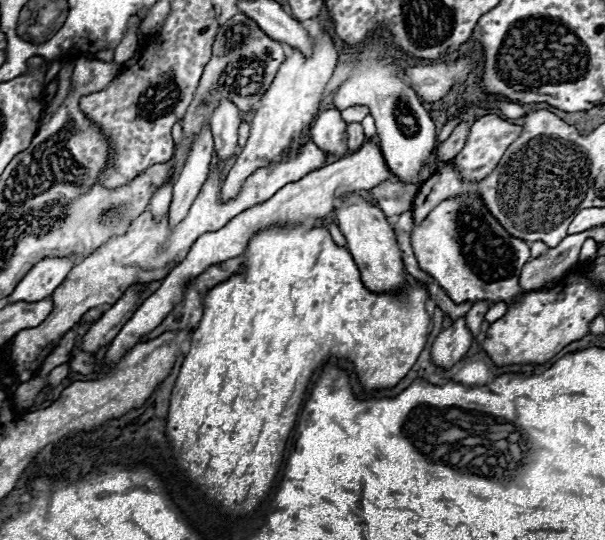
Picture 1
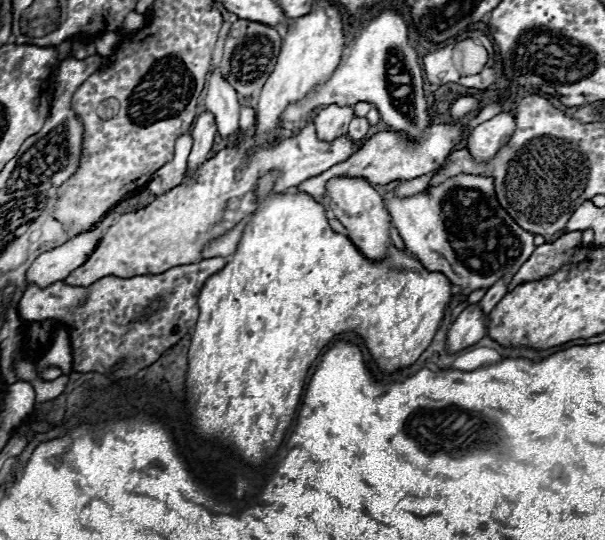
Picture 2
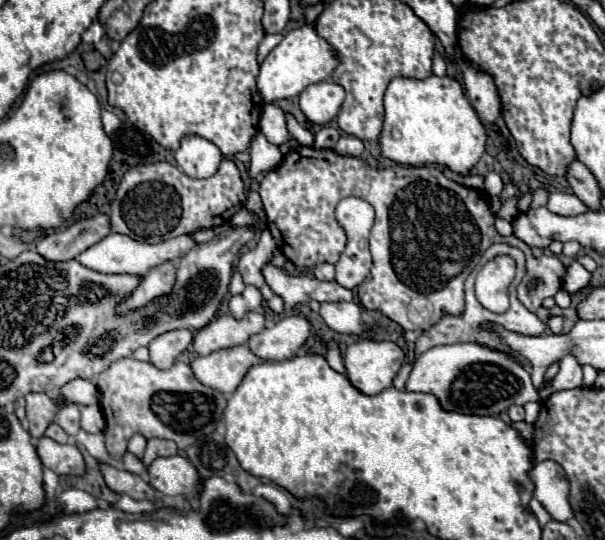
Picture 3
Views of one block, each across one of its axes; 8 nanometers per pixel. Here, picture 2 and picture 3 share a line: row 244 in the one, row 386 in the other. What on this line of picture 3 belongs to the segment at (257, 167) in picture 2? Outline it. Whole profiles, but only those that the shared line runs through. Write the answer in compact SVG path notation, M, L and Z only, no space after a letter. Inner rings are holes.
M120 358L96 376L96 386L100 390L100 408L106 418L106 430L104 430L106 448L114 460L122 460L122 454L126 452L126 444L134 434L142 434L146 440L148 438L174 440L178 444L178 450L184 450L186 446L194 444L194 440L200 440L202 436L208 436L210 432L214 432L226 408L226 398L218 390L206 388L204 384L194 380L190 366L184 362L176 362L168 370L158 370L150 362Z

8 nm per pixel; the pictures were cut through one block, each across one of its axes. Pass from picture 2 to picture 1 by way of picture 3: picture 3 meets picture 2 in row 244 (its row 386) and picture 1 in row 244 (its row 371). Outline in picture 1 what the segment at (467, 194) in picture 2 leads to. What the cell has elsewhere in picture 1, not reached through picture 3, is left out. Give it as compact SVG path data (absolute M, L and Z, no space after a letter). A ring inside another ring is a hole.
M458 196L438 204L436 216L414 226L412 248L420 268L430 274L456 304L488 300L490 304L506 302L512 306L516 296L524 294L518 278L522 266L530 260L530 248L524 240L510 236L490 212L482 208L478 196Z

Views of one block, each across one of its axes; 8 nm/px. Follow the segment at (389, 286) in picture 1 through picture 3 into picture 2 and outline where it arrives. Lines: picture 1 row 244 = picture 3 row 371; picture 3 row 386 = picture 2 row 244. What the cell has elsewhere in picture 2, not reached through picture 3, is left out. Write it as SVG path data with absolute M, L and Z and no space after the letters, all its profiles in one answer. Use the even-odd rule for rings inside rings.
M334 176L326 182L326 204L332 208L336 218L348 228L350 240L356 244L356 248L370 260L380 260L386 256L386 250L390 246L390 218L384 208L384 202L380 194L374 190L374 186L362 178L354 176Z

